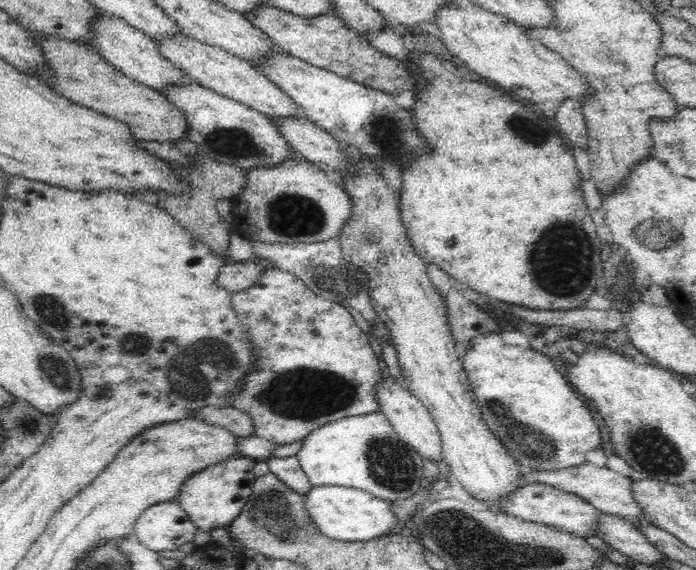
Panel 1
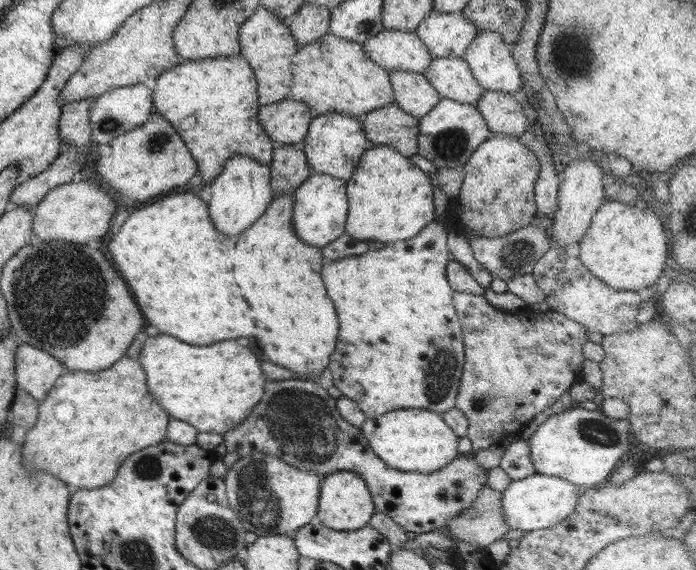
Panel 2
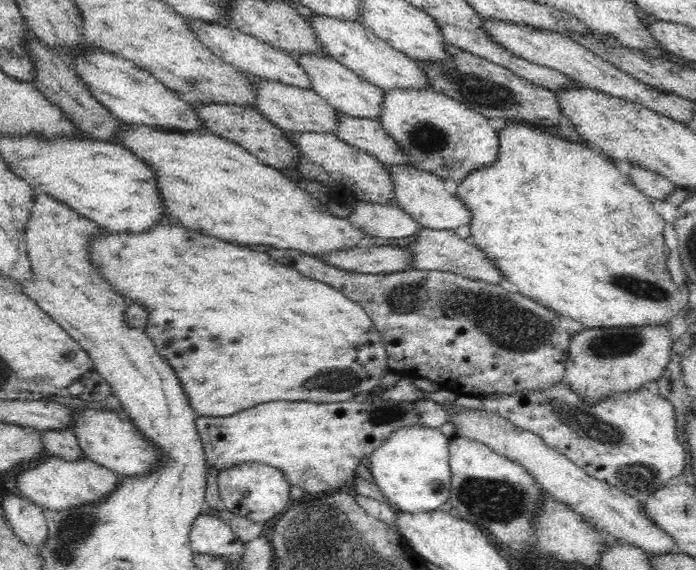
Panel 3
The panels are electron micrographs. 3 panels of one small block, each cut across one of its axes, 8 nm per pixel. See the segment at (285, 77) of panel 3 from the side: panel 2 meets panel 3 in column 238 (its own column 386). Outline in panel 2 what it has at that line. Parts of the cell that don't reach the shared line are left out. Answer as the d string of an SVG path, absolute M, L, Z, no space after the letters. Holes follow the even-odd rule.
M387 30L363 42L365 55L388 72L418 72L423 74L433 55L425 48L415 31Z

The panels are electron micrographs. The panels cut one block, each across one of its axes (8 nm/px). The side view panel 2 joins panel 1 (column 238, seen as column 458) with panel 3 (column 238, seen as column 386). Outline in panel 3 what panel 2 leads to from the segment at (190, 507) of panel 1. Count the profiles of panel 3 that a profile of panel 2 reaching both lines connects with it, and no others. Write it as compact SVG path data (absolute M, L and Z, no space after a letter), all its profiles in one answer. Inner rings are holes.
M246 462L222 468L217 476L217 484L219 498L224 502L226 510L252 522L266 524L270 518L282 514L290 504L291 484L285 479L283 472L266 464Z

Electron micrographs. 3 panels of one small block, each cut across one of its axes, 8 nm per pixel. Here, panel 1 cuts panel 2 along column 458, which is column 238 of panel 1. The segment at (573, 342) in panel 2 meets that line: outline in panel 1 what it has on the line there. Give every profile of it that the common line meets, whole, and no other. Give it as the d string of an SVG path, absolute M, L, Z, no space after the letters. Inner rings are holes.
M274 268L264 269L250 288L232 293L231 303L249 332L255 361L229 404L252 417L253 436L278 445L290 444L335 420L380 411L375 395L375 385L383 376L378 357L370 347L369 335L358 327L344 305L314 294L304 280Z

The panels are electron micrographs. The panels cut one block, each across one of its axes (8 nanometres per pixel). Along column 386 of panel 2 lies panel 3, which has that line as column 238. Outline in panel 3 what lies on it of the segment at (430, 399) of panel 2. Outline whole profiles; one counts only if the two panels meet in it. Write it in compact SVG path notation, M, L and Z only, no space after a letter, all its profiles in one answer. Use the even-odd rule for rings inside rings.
M164 221L156 223L155 227L140 234L104 232L104 234L98 233L97 235L88 251L91 264L99 268L99 272L111 284L113 291L124 296L124 300L128 300L128 304L136 302L148 310L150 320L145 326L146 334L153 340L157 353L168 360L168 364L179 377L180 385L182 385L190 406L197 416L232 416L237 412L258 406L258 404L274 401L298 402L304 400L316 404L346 402L360 392L372 391L376 385L380 385L381 380L390 371L380 333L374 328L370 317L366 316L361 304L348 300L342 292L328 284L308 276L302 276L302 273L294 268L280 264L277 260L272 259L266 251L260 252L246 248L246 246L236 246L236 243L224 242L195 230L186 230L182 225Z

